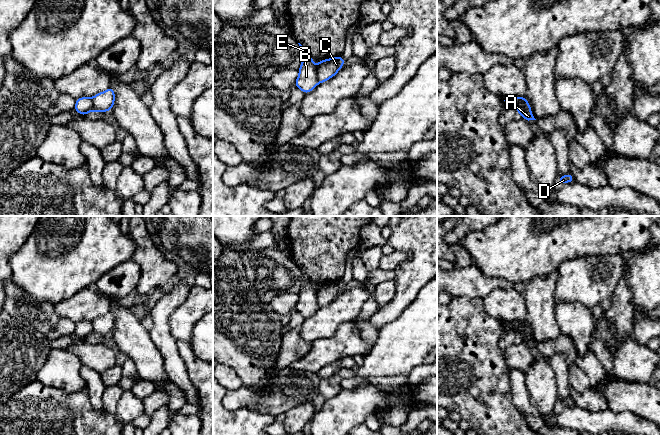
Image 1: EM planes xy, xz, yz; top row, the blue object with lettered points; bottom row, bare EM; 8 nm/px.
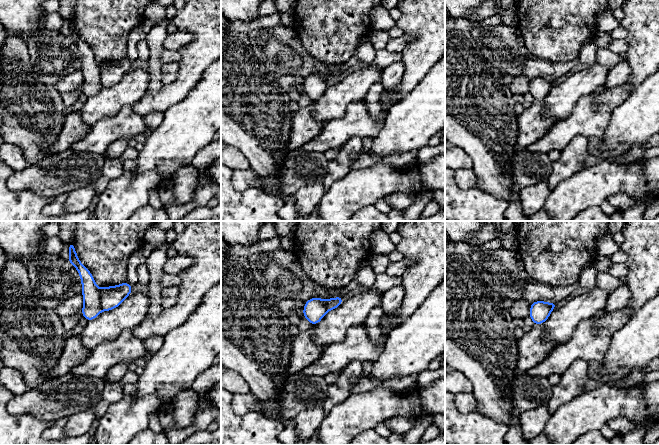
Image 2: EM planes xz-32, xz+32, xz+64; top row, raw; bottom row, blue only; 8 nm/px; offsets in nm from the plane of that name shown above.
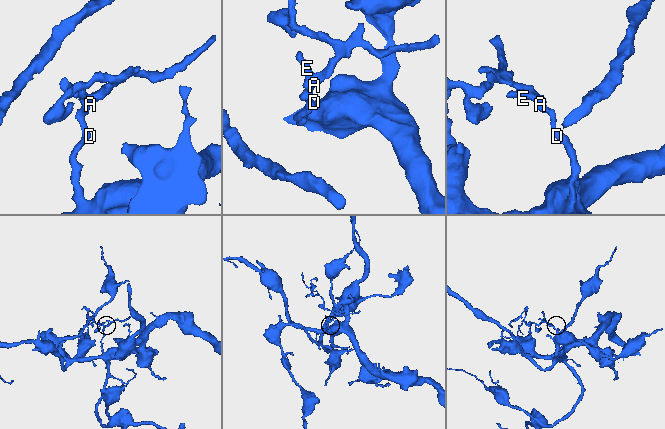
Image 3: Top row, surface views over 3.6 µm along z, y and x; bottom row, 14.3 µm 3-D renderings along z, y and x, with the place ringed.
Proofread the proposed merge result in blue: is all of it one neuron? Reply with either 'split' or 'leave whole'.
split

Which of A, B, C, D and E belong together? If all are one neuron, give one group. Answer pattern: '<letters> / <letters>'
A B D E / C

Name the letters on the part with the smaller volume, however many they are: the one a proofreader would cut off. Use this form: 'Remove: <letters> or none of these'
Remove: C

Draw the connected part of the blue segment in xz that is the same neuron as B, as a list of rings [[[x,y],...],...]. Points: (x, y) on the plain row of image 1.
[[[300,267],[298,268],[302,276],[302,287],[298,293],[299,299],[294,307],[294,310],[299,312],[304,318],[307,318],[314,314],[314,312],[319,308],[319,305],[313,282]]]

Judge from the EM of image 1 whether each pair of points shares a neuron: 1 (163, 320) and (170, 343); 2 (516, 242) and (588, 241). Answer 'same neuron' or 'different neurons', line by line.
1: same neuron
2: same neuron

